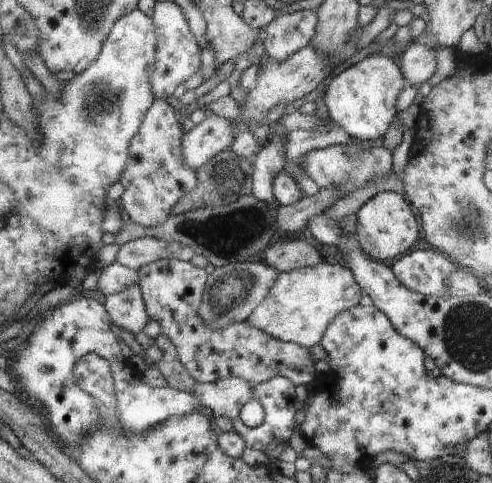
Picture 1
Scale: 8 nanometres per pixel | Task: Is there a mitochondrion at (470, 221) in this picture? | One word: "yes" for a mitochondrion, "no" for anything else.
yes

